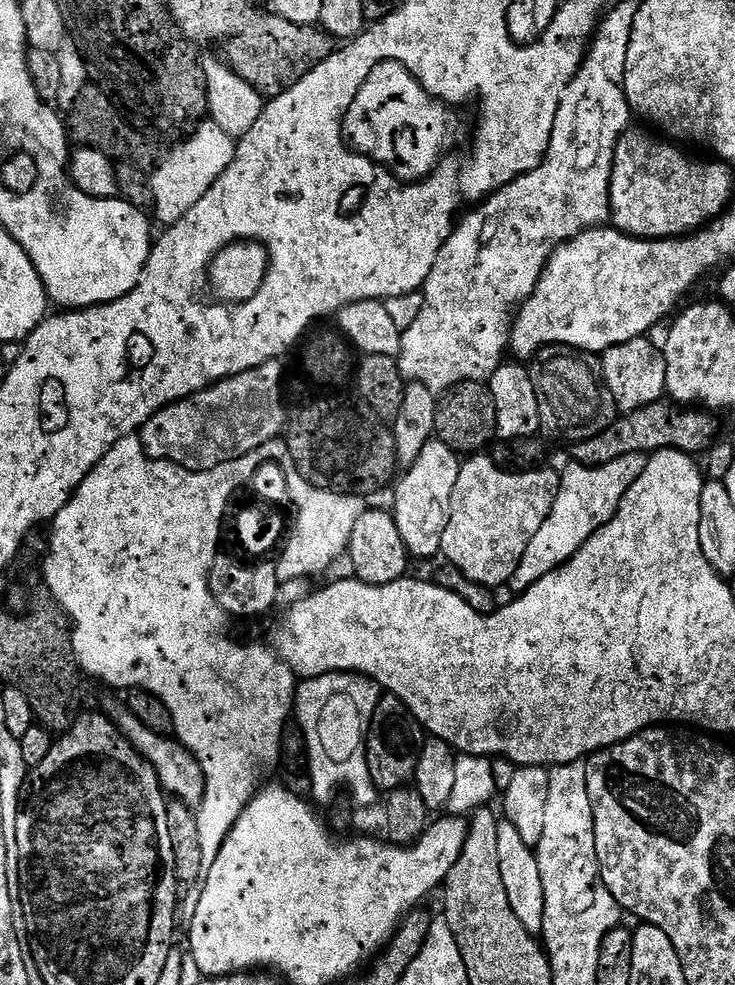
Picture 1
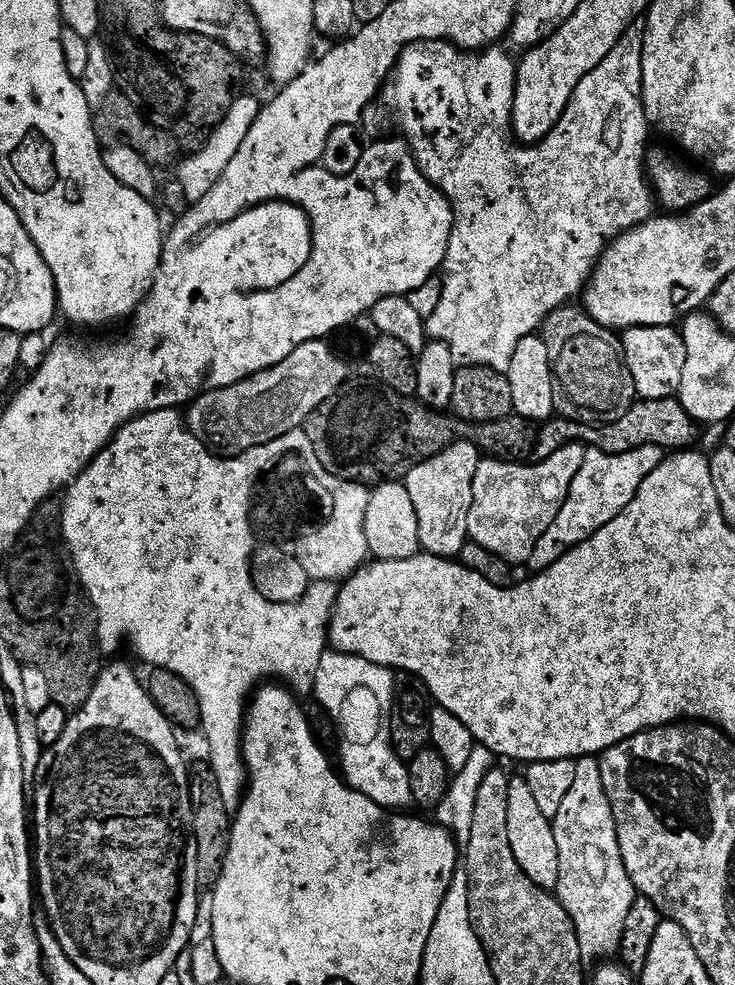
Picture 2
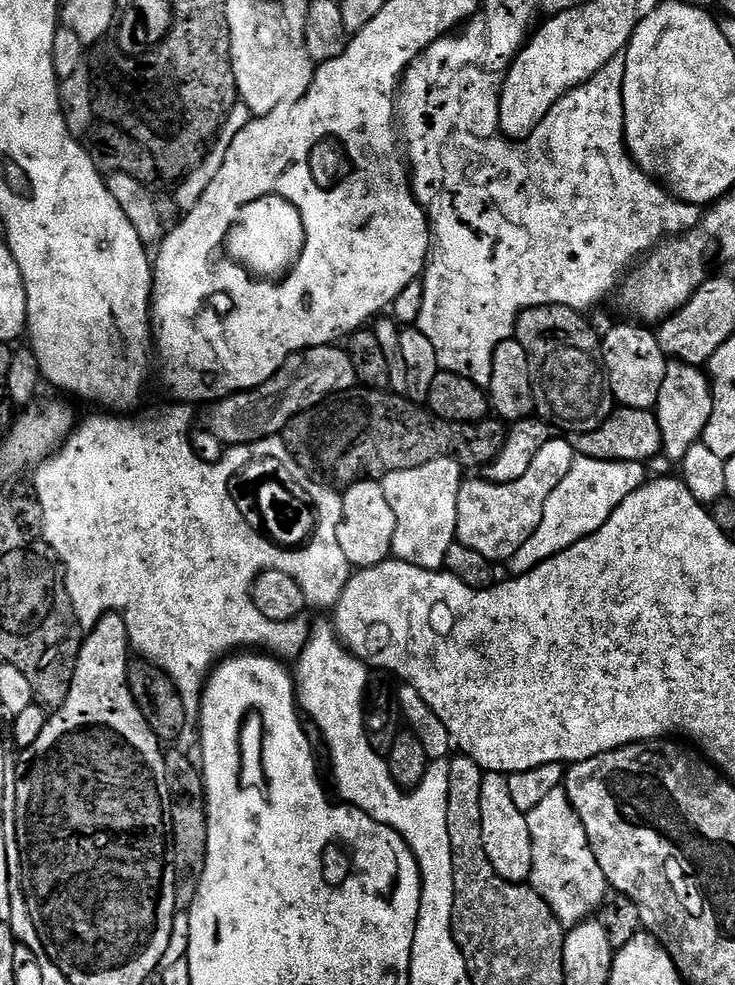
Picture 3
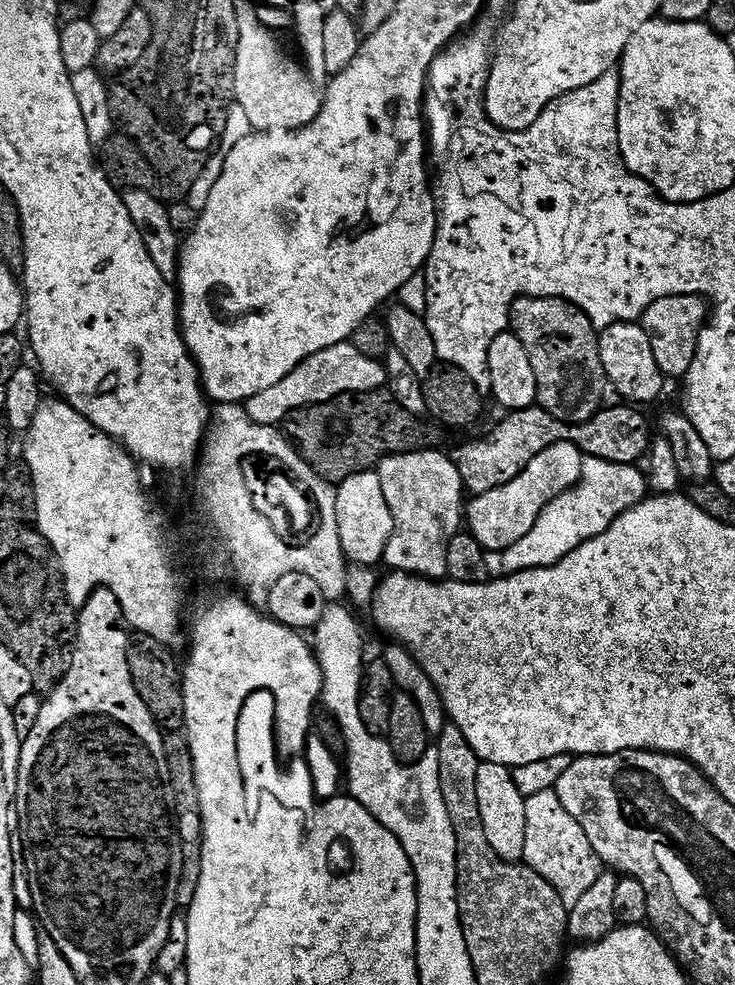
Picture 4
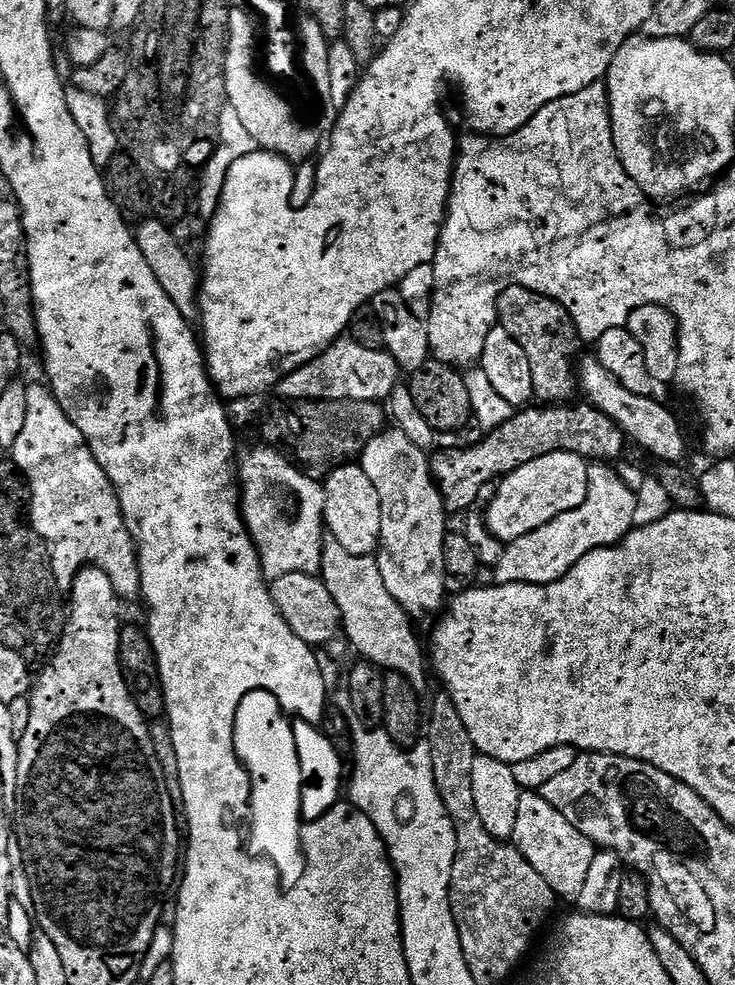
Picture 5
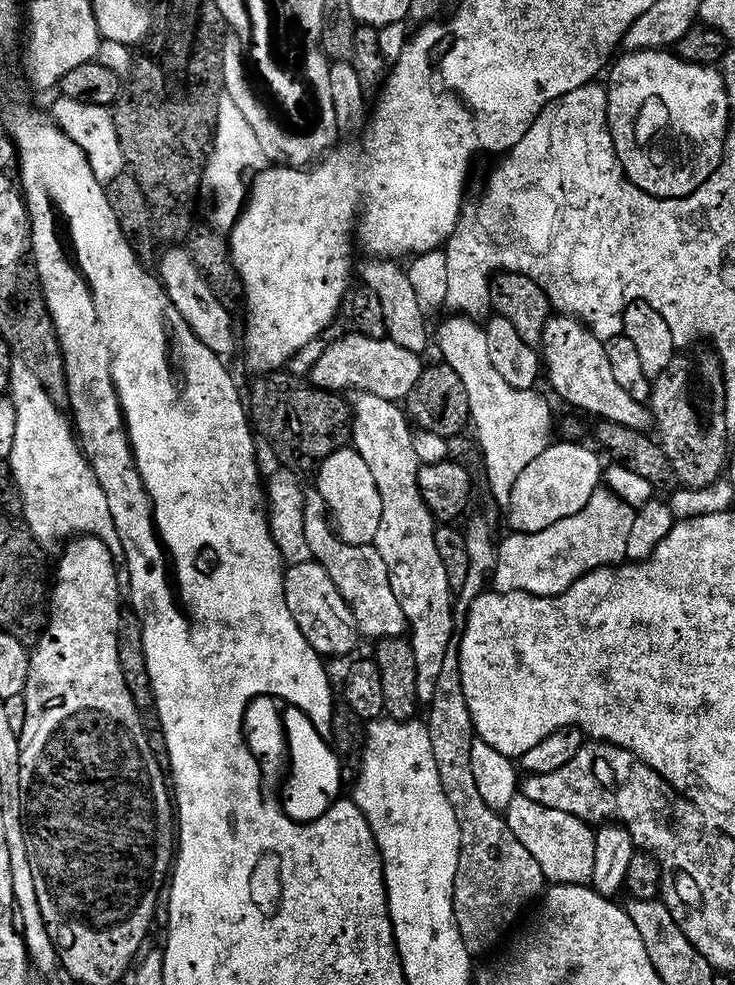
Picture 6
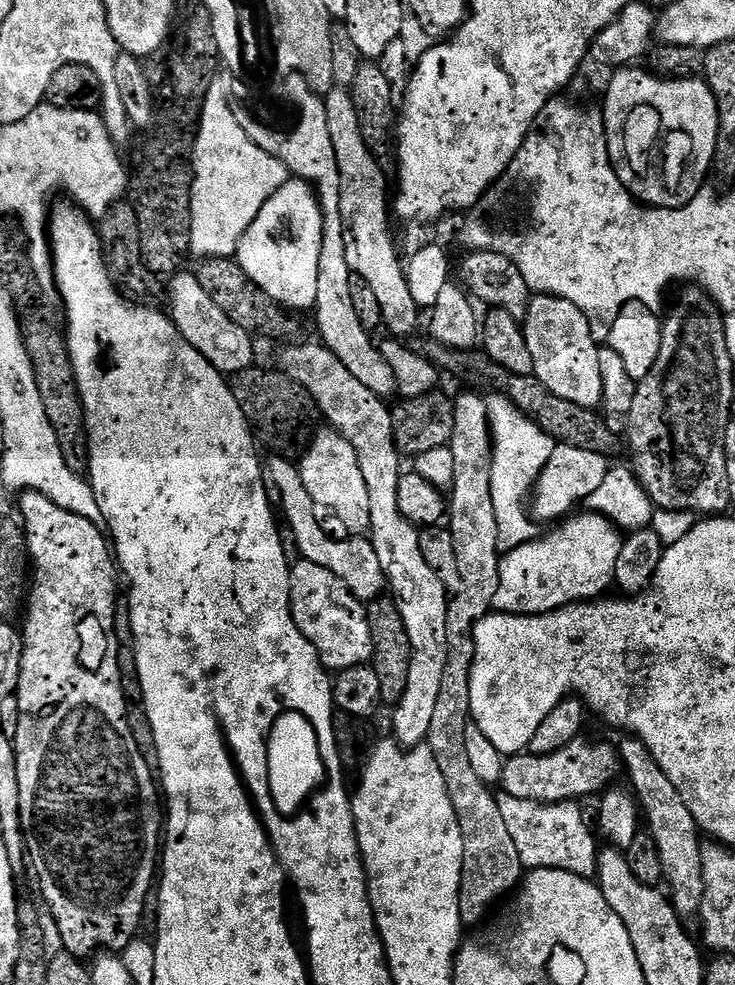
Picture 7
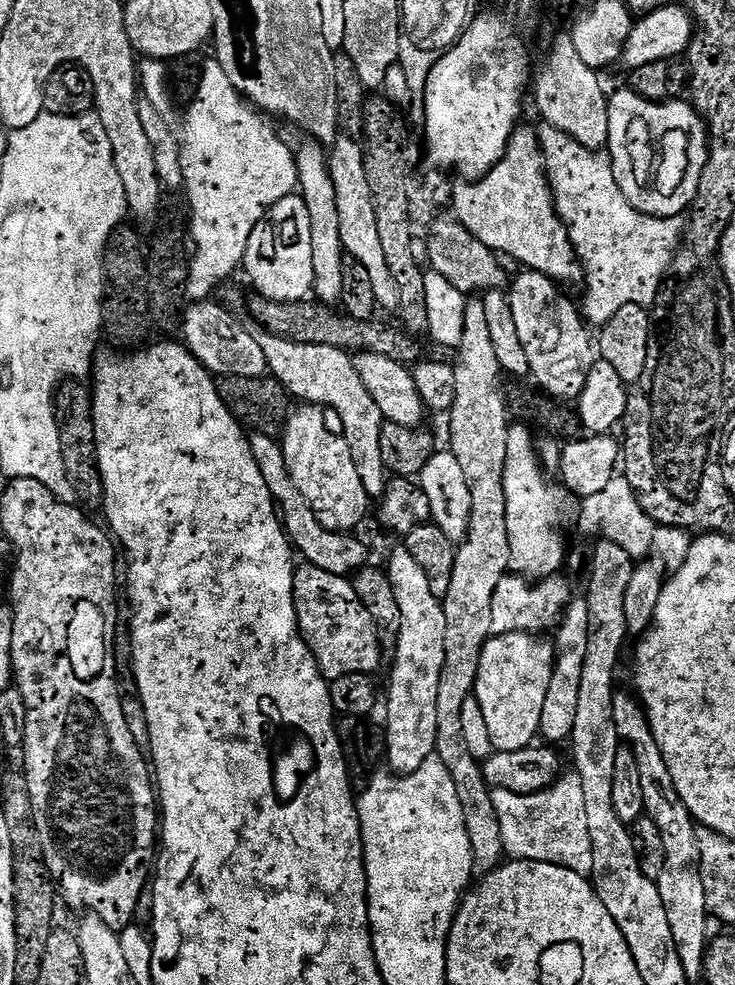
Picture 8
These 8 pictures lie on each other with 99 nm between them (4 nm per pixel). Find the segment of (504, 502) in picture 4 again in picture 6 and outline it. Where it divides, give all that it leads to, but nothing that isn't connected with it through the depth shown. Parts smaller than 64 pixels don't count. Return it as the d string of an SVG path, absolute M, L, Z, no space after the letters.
M558 442L553 443L550 448L535 458L523 471L522 476L514 485L512 500L506 505L508 511L508 520L512 523L511 531L513 533L524 533L532 535L535 532L544 531L554 526L556 522L561 522L564 518L570 518L571 515L578 514L588 502L597 489L602 484L602 466L600 460L588 448L583 448L580 442Z

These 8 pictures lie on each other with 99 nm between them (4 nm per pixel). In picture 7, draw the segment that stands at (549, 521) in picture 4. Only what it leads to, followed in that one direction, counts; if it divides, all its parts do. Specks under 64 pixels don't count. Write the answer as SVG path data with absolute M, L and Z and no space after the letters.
M585 513L567 519L560 529L501 555L498 590L492 599L493 611L537 616L566 605L590 602L607 593L604 591L615 581L616 562L624 538L609 517Z

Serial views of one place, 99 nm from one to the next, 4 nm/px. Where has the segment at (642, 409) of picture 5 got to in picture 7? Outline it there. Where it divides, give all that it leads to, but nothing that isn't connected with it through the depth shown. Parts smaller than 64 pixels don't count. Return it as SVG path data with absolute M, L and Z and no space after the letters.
M541 293L531 297L522 327L536 380L568 402L583 408L597 409L604 399L601 347L594 339L589 320L582 314L582 310L565 299Z

